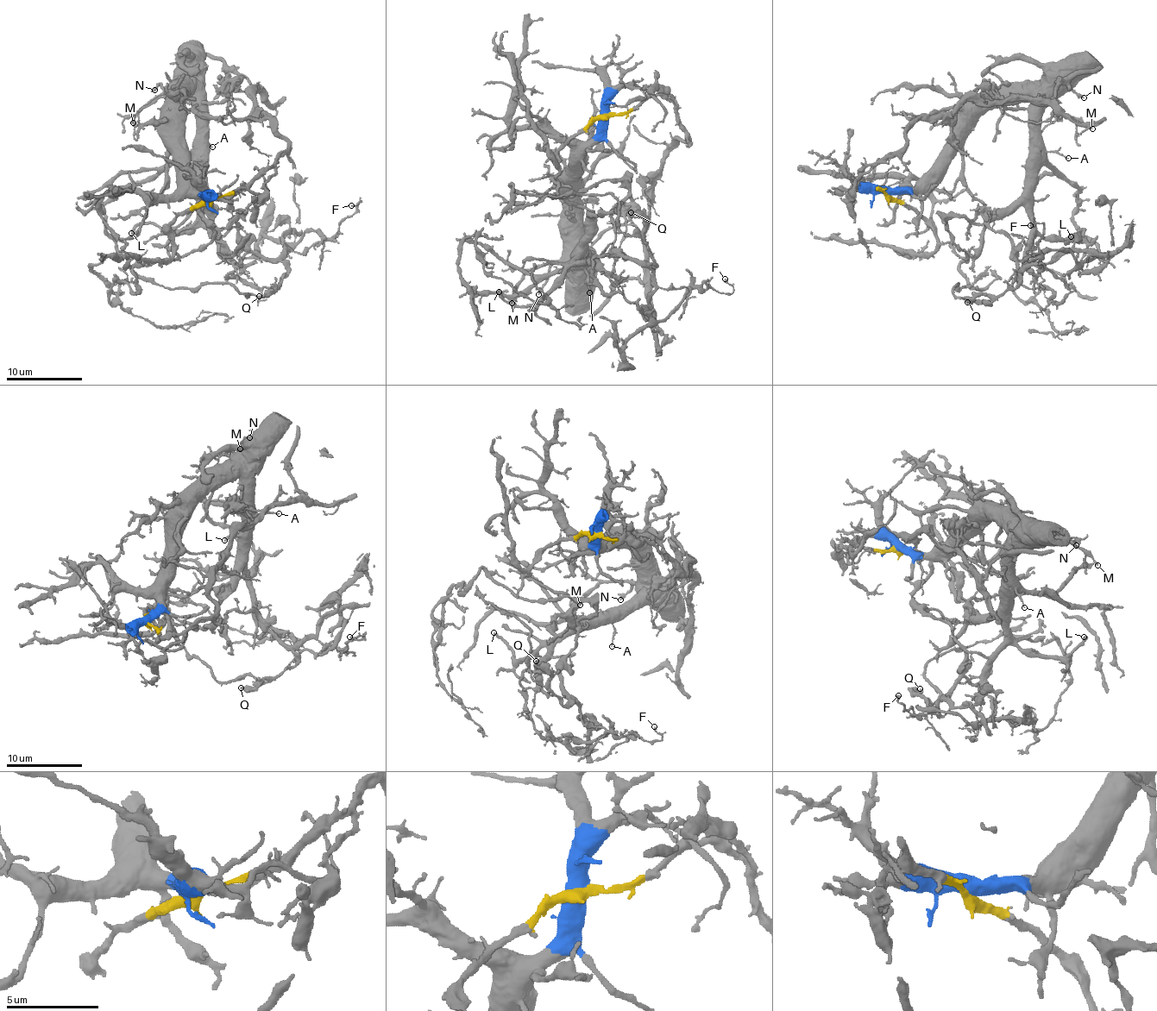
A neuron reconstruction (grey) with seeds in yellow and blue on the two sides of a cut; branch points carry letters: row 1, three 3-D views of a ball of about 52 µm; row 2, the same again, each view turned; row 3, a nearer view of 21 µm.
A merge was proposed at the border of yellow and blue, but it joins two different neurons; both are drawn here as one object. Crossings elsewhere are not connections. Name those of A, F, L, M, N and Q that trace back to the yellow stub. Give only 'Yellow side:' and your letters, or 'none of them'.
Yellow side: F, Q

